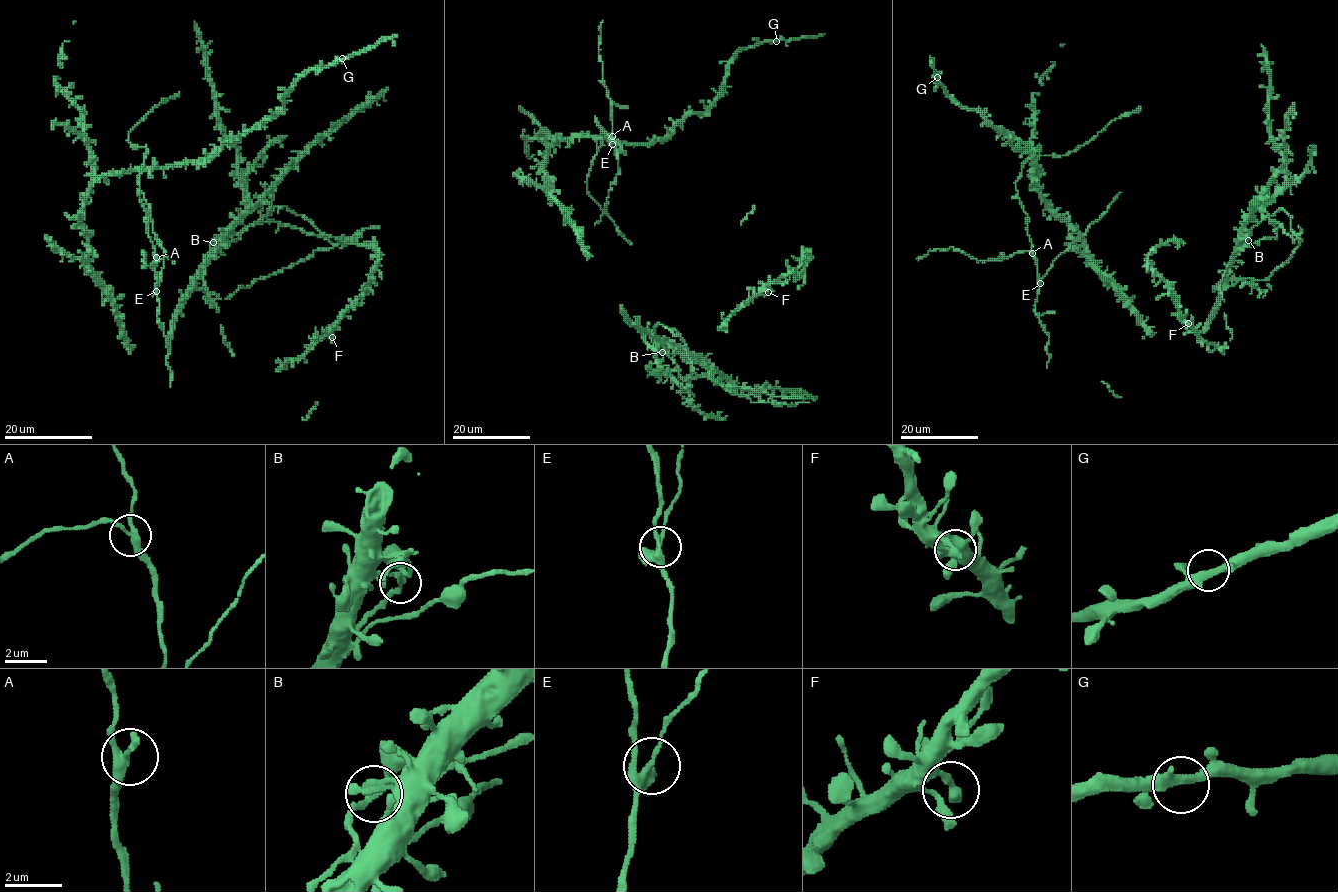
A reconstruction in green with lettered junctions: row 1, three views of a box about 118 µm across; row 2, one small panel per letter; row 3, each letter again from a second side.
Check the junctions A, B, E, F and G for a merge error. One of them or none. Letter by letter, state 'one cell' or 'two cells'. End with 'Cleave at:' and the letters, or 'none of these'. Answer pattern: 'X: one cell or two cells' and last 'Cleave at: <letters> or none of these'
A: one cell
B: two cells
E: one cell
F: one cell
G: one cell
Cleave at: B

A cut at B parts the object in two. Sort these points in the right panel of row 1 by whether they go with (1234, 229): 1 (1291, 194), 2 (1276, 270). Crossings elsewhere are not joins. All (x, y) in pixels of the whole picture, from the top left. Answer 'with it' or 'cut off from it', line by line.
1: with it
2: cut off from it

